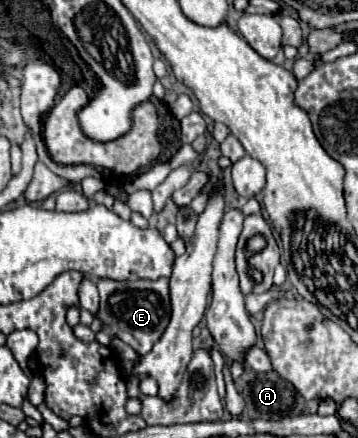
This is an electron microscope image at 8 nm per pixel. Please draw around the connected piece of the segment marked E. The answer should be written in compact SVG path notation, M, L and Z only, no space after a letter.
M100 280L98 282L100 292L100 314L98 318L108 326L108 330L132 346L140 356L148 354L152 346L158 342L162 332L166 330L166 324L170 320L170 298L168 298L168 280Z

